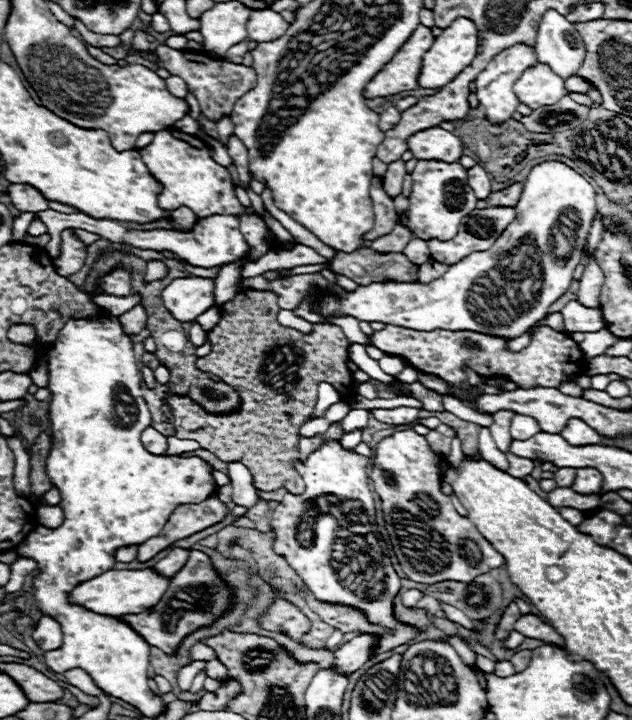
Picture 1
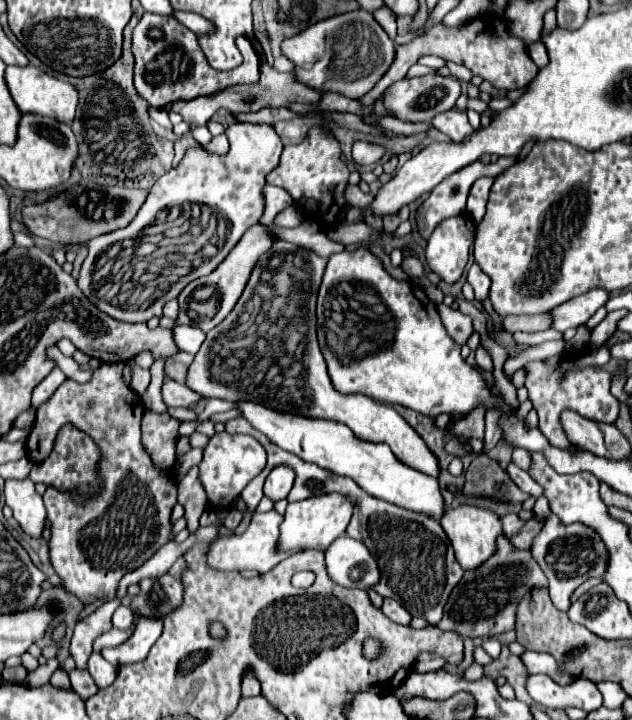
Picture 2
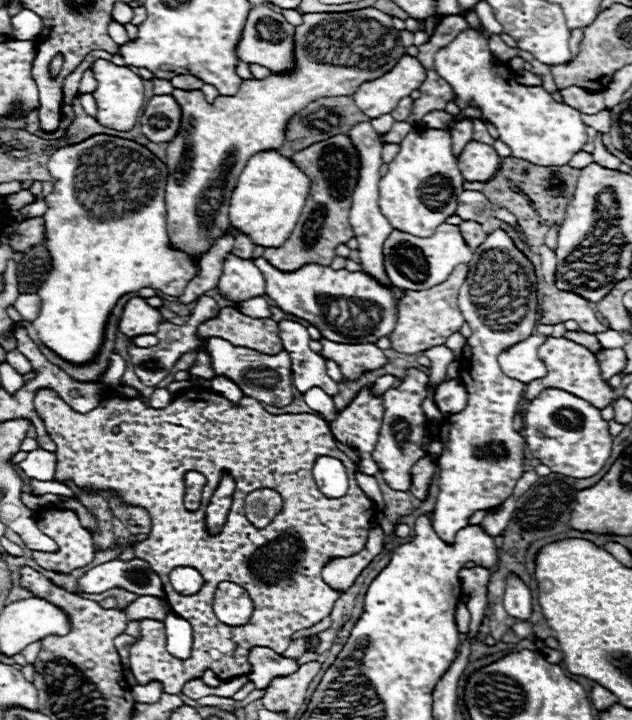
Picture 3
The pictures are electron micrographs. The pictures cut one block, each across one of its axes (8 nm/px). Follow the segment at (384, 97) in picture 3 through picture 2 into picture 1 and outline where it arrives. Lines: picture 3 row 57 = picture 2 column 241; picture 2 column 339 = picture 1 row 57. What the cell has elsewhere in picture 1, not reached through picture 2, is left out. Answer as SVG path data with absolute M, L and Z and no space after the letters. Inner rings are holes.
M456 18L440 36L436 36L432 48L424 54L418 86L434 88L434 90L446 86L448 82L452 82L456 78L456 74L460 74L468 64L472 64L472 60L476 56L476 48L478 48L478 40L476 40L474 22L468 18Z

